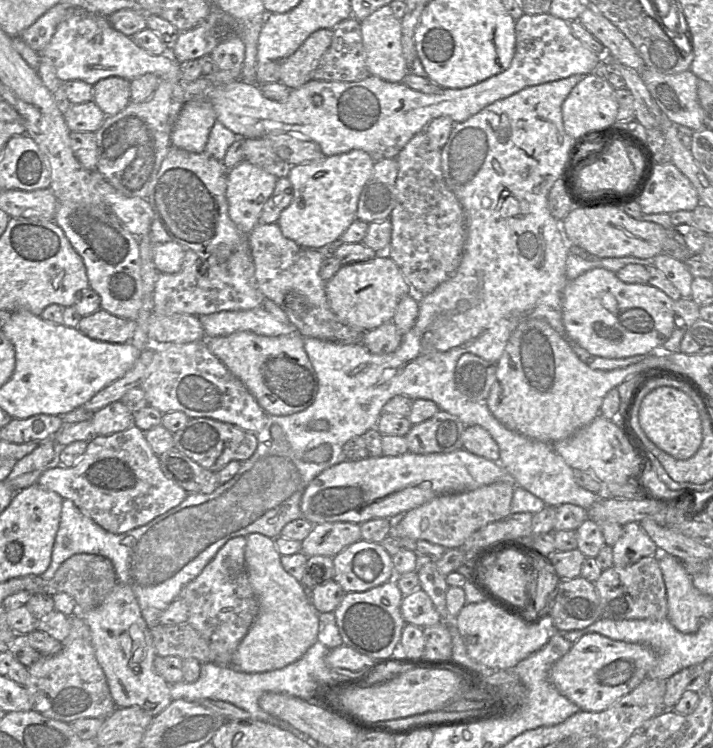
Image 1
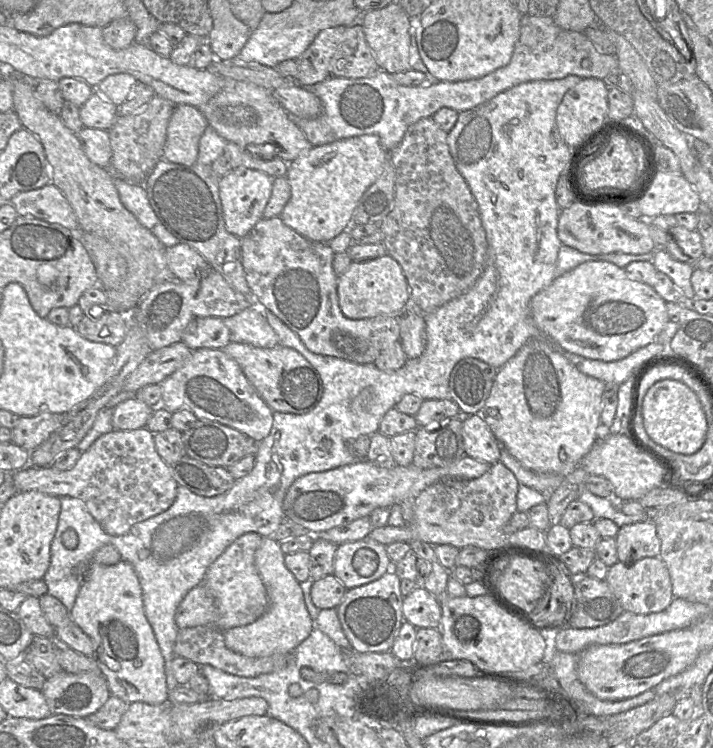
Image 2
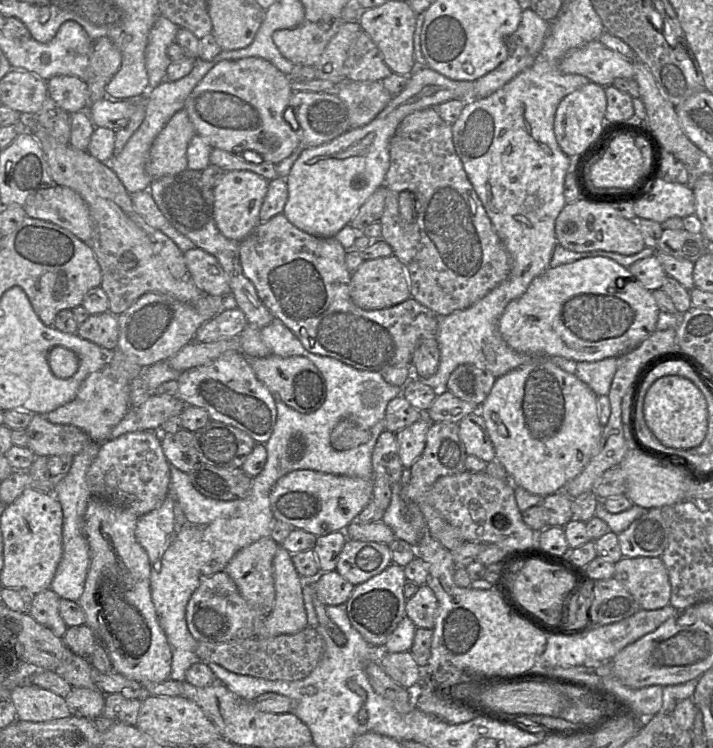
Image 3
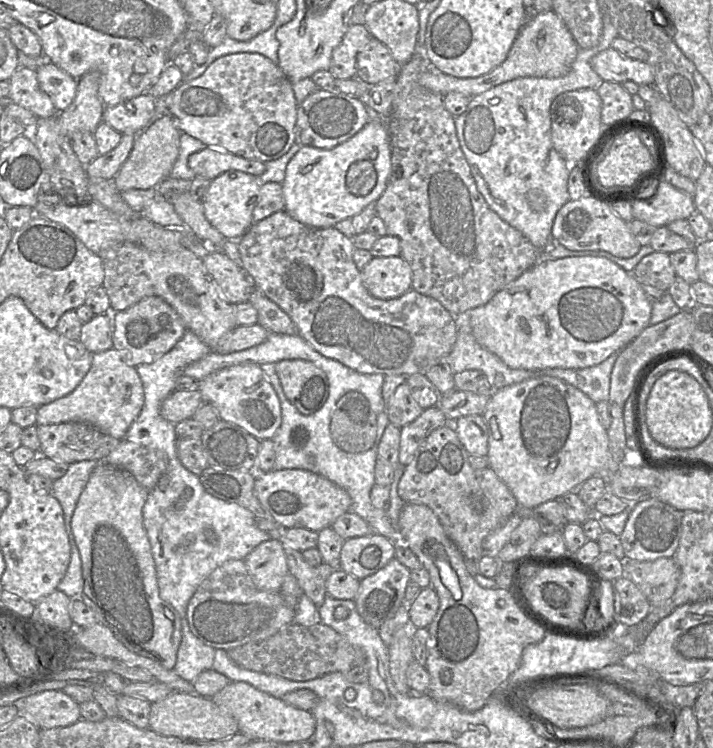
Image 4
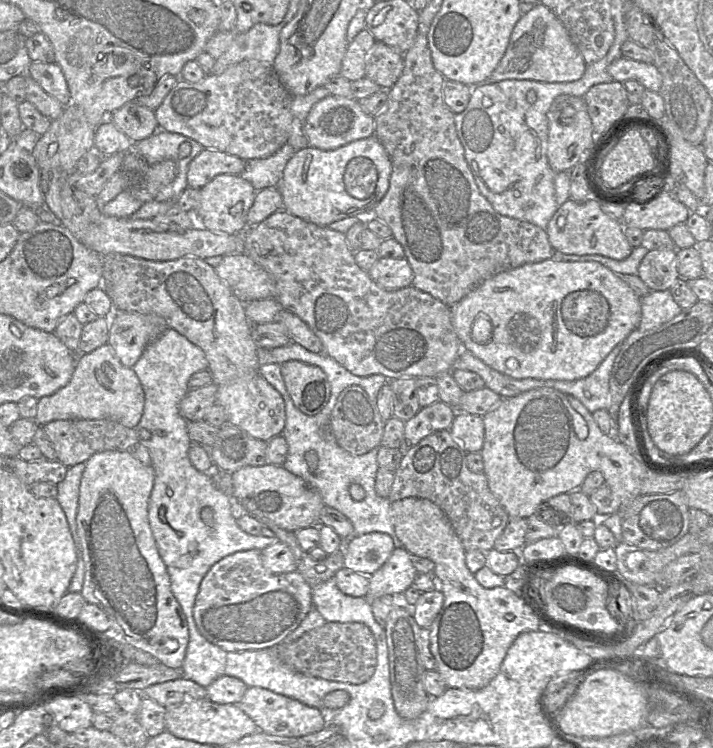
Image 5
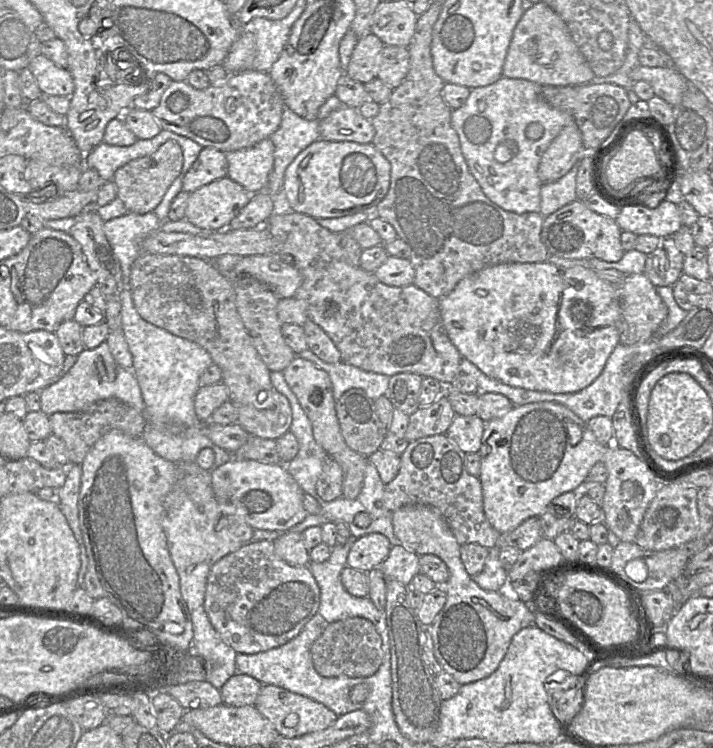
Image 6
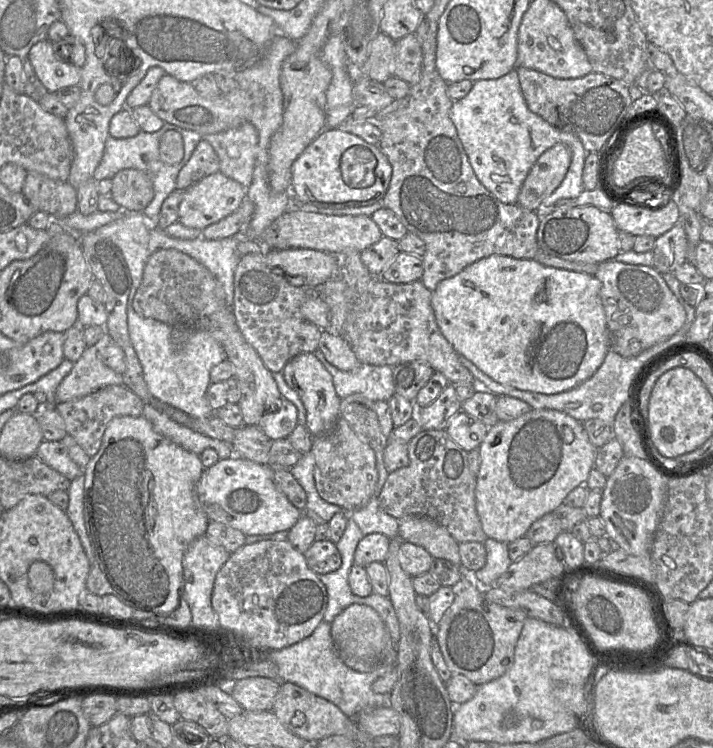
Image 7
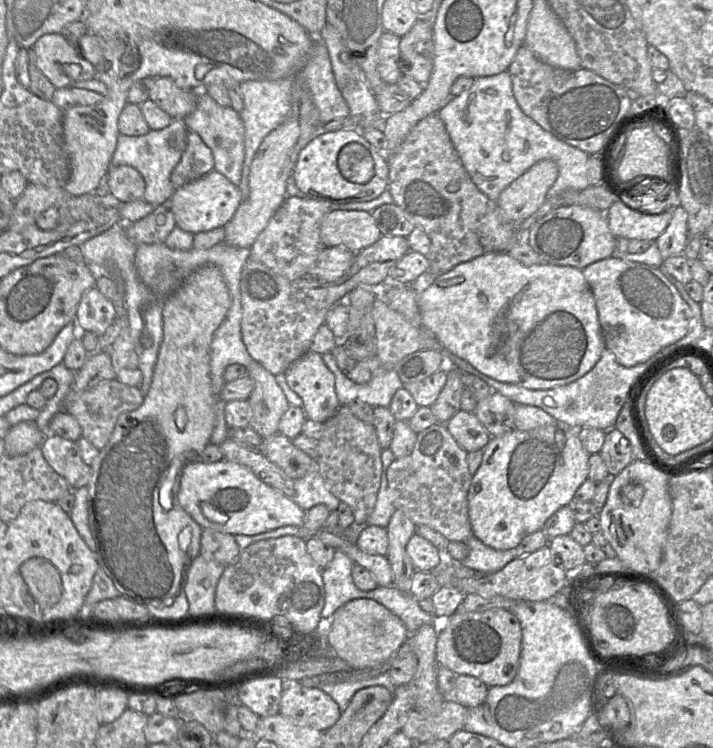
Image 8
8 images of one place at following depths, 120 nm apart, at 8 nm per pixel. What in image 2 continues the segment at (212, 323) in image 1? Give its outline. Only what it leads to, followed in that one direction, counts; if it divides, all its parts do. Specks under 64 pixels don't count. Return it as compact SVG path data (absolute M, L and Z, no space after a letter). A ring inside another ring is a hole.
M252 305L223 319L230 333L230 341L258 348L274 348L279 338L266 320L263 309Z

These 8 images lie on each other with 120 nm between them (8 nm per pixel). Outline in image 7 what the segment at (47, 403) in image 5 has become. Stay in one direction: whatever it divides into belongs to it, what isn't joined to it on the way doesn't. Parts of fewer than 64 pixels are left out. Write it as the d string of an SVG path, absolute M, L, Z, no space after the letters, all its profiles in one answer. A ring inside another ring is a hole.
M106 332L93 346L86 347L71 372L61 381L55 392L56 404L84 397L109 385L123 385L123 374L116 373L104 363L104 353L112 339Z

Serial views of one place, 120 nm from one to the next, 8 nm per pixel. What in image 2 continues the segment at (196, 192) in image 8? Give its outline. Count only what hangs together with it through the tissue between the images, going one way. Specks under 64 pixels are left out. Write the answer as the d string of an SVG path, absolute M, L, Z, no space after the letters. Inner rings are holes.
M243 167L234 168L219 181L219 197L222 204L227 231L242 239L254 228L261 218L272 192L273 178Z

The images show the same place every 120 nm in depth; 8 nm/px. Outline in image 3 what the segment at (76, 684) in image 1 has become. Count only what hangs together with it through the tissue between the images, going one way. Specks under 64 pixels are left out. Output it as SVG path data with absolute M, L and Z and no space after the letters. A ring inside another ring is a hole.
M72 687L65 701L72 716L93 718L102 715L105 696L99 689Z

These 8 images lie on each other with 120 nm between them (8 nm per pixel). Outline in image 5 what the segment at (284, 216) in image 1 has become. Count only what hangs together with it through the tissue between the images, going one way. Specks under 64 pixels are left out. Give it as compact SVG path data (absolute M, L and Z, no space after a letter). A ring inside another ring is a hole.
M537 2L529 12L518 19L503 57L483 83L507 79L572 82L583 76L585 68L583 56L565 26L549 8ZM373 135L334 150L320 150L307 146L296 151L286 164L279 185L274 188L281 193L283 208L288 213L315 225L328 227L344 218L372 214L389 189L391 169L392 164L385 148Z

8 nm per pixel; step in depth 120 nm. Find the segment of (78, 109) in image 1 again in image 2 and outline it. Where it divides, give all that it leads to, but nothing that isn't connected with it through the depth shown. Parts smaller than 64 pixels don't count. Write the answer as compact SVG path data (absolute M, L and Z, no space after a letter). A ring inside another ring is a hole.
M95 92L84 105L79 107L84 128L109 130L119 115L119 107Z

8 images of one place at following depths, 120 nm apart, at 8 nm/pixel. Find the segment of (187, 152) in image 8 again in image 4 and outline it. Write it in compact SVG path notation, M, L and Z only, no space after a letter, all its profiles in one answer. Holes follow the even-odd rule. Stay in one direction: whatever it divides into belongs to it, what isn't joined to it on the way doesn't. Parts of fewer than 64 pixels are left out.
M206 147L188 158L188 166L195 173L209 180L224 172L235 170L259 177L265 171L265 163L249 160L216 147Z

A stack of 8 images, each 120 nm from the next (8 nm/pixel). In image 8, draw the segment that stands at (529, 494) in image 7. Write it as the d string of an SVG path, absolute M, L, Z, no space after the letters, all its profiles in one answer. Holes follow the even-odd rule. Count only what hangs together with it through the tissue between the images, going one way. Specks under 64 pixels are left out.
M562 422L530 431L513 430L491 437L483 449L483 459L473 475L468 492L468 512L473 536L496 550L516 548L528 535L541 530L559 509L574 501L577 489L589 478L589 454L583 447L578 428Z

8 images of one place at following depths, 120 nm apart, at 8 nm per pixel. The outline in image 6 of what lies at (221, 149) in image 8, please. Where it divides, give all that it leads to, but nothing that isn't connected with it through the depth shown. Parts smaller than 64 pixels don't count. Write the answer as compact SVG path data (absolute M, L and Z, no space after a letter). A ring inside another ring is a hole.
M266 138L253 147L225 153L227 176L250 193L265 191L274 165L274 145Z

